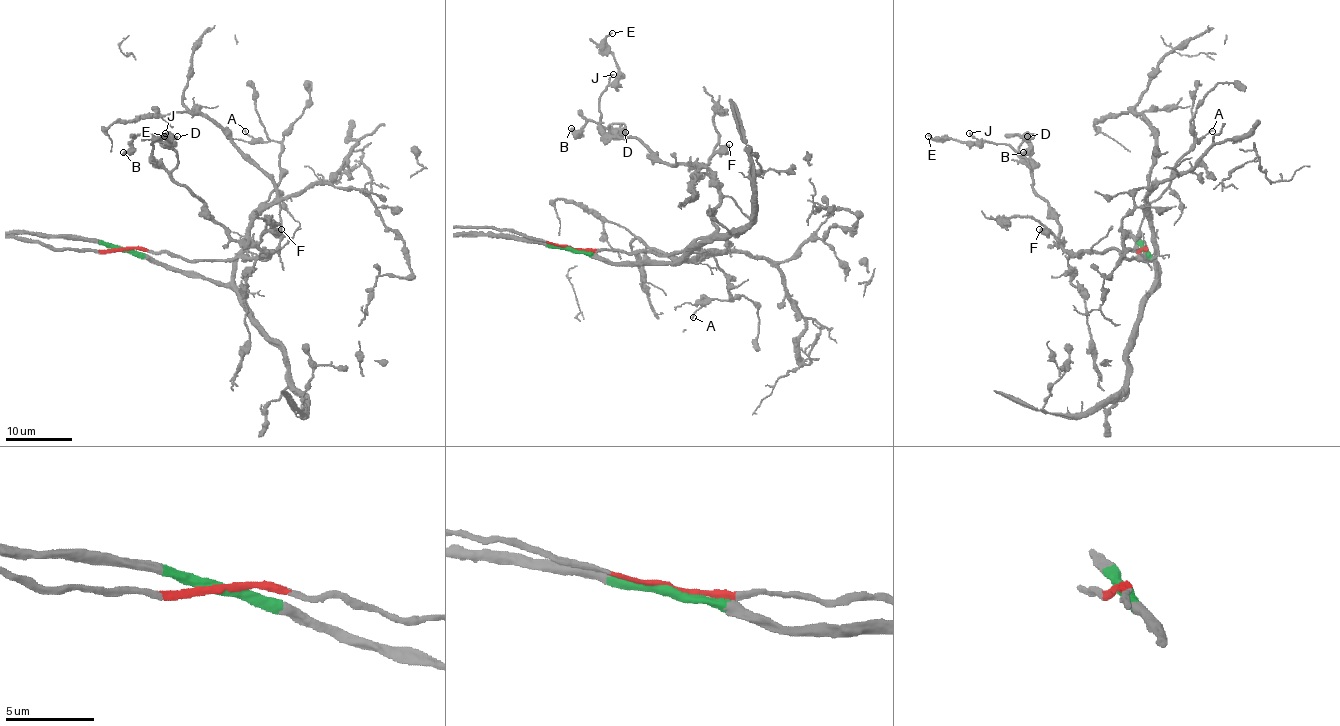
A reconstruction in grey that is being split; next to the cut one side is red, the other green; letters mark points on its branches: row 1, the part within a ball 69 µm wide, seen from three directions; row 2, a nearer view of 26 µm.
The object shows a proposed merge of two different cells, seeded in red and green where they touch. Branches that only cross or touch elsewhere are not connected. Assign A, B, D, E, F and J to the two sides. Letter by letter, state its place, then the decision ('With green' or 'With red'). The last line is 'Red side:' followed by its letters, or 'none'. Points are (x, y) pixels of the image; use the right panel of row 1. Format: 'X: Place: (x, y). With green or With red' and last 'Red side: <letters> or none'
A: Place: (1212, 131). With green
B: Place: (1023, 152). With red
D: Place: (1027, 136). With red
E: Place: (928, 136). With red
F: Place: (1039, 229). With red
J: Place: (969, 133). With red
Red side: B, D, E, F, J

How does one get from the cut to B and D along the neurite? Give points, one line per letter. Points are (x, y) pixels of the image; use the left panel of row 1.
B: (122, 248), (188, 260), (271, 251), (238, 243), (172, 178), (177, 154), (157, 139), (141, 134), (122, 153)
D: (122, 248), (188, 260), (261, 258), (271, 251), (238, 243), (172, 178), (177, 154), (161, 141), (177, 136)

